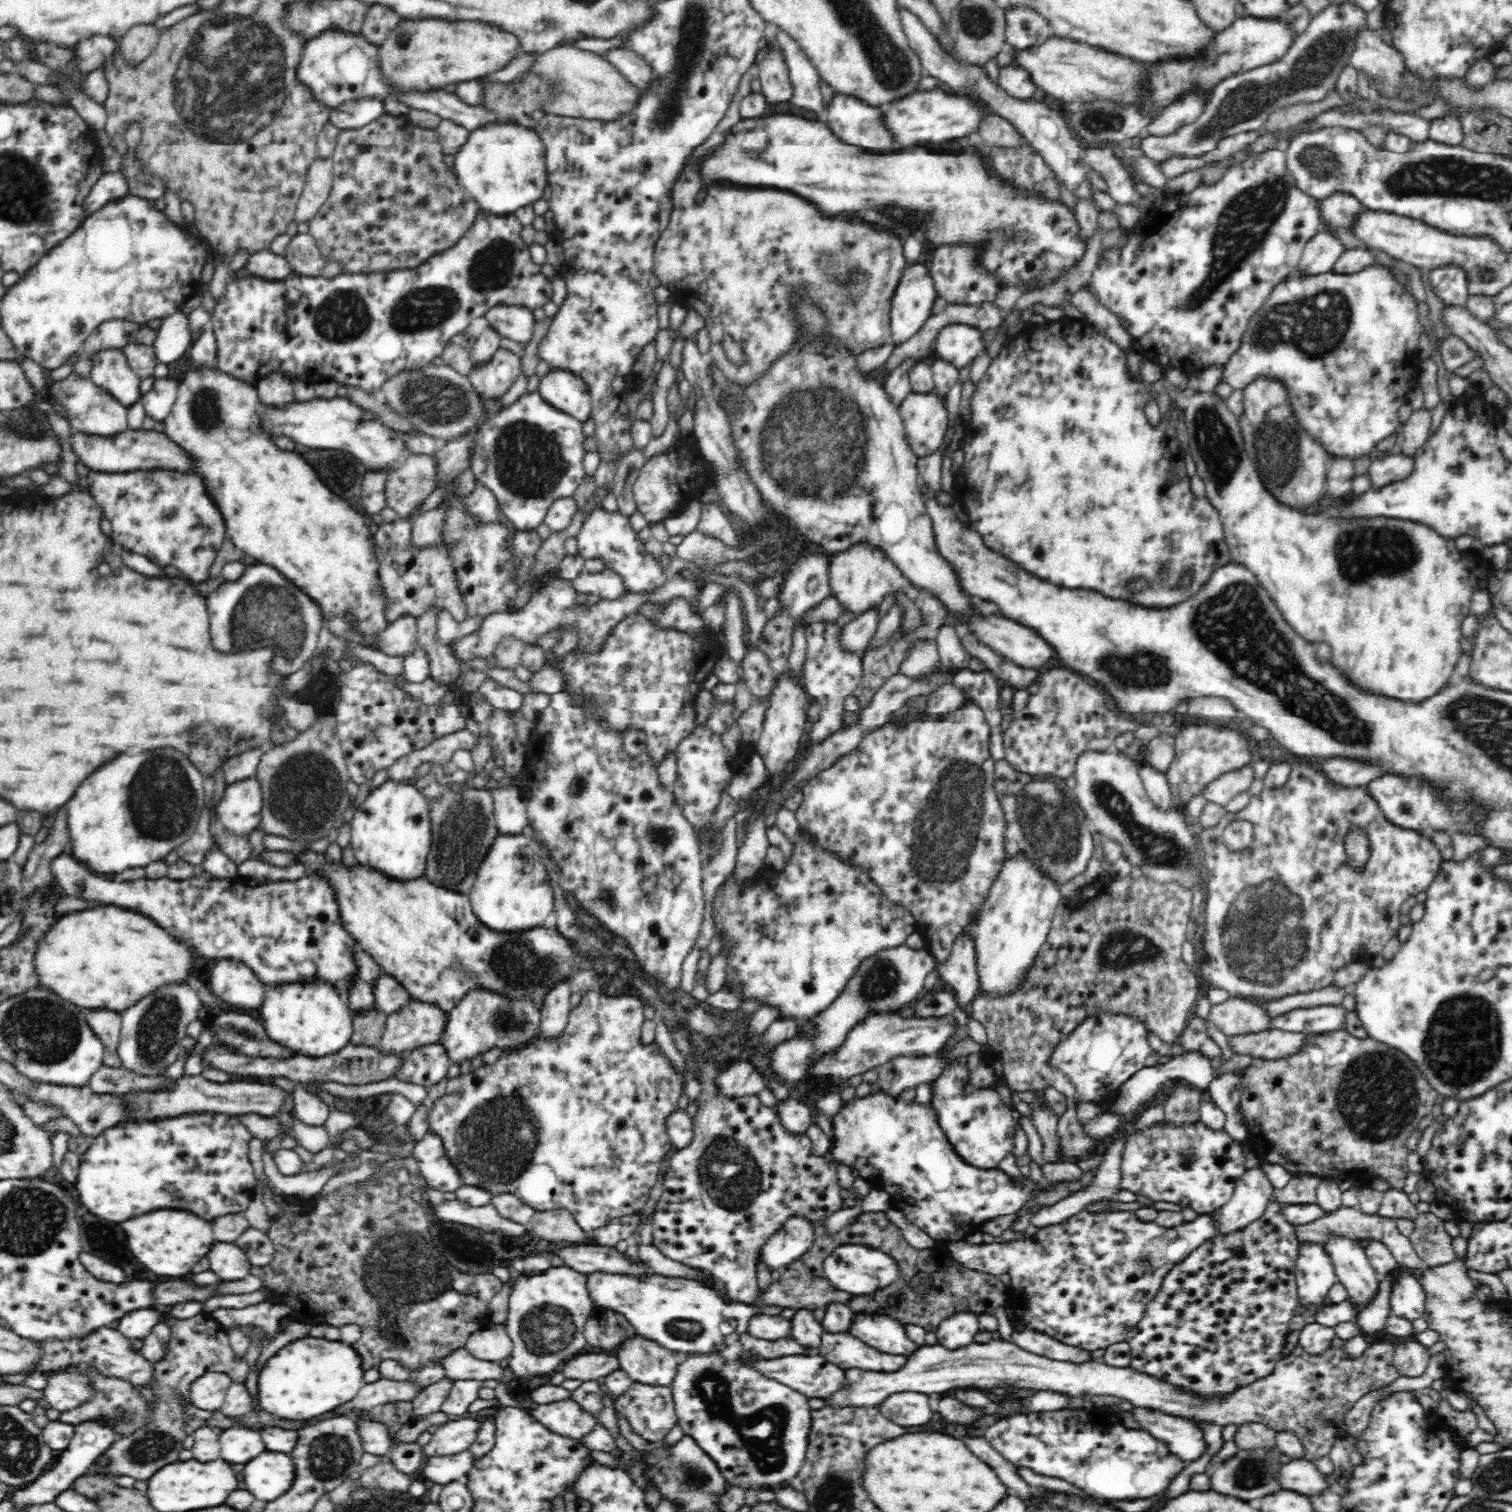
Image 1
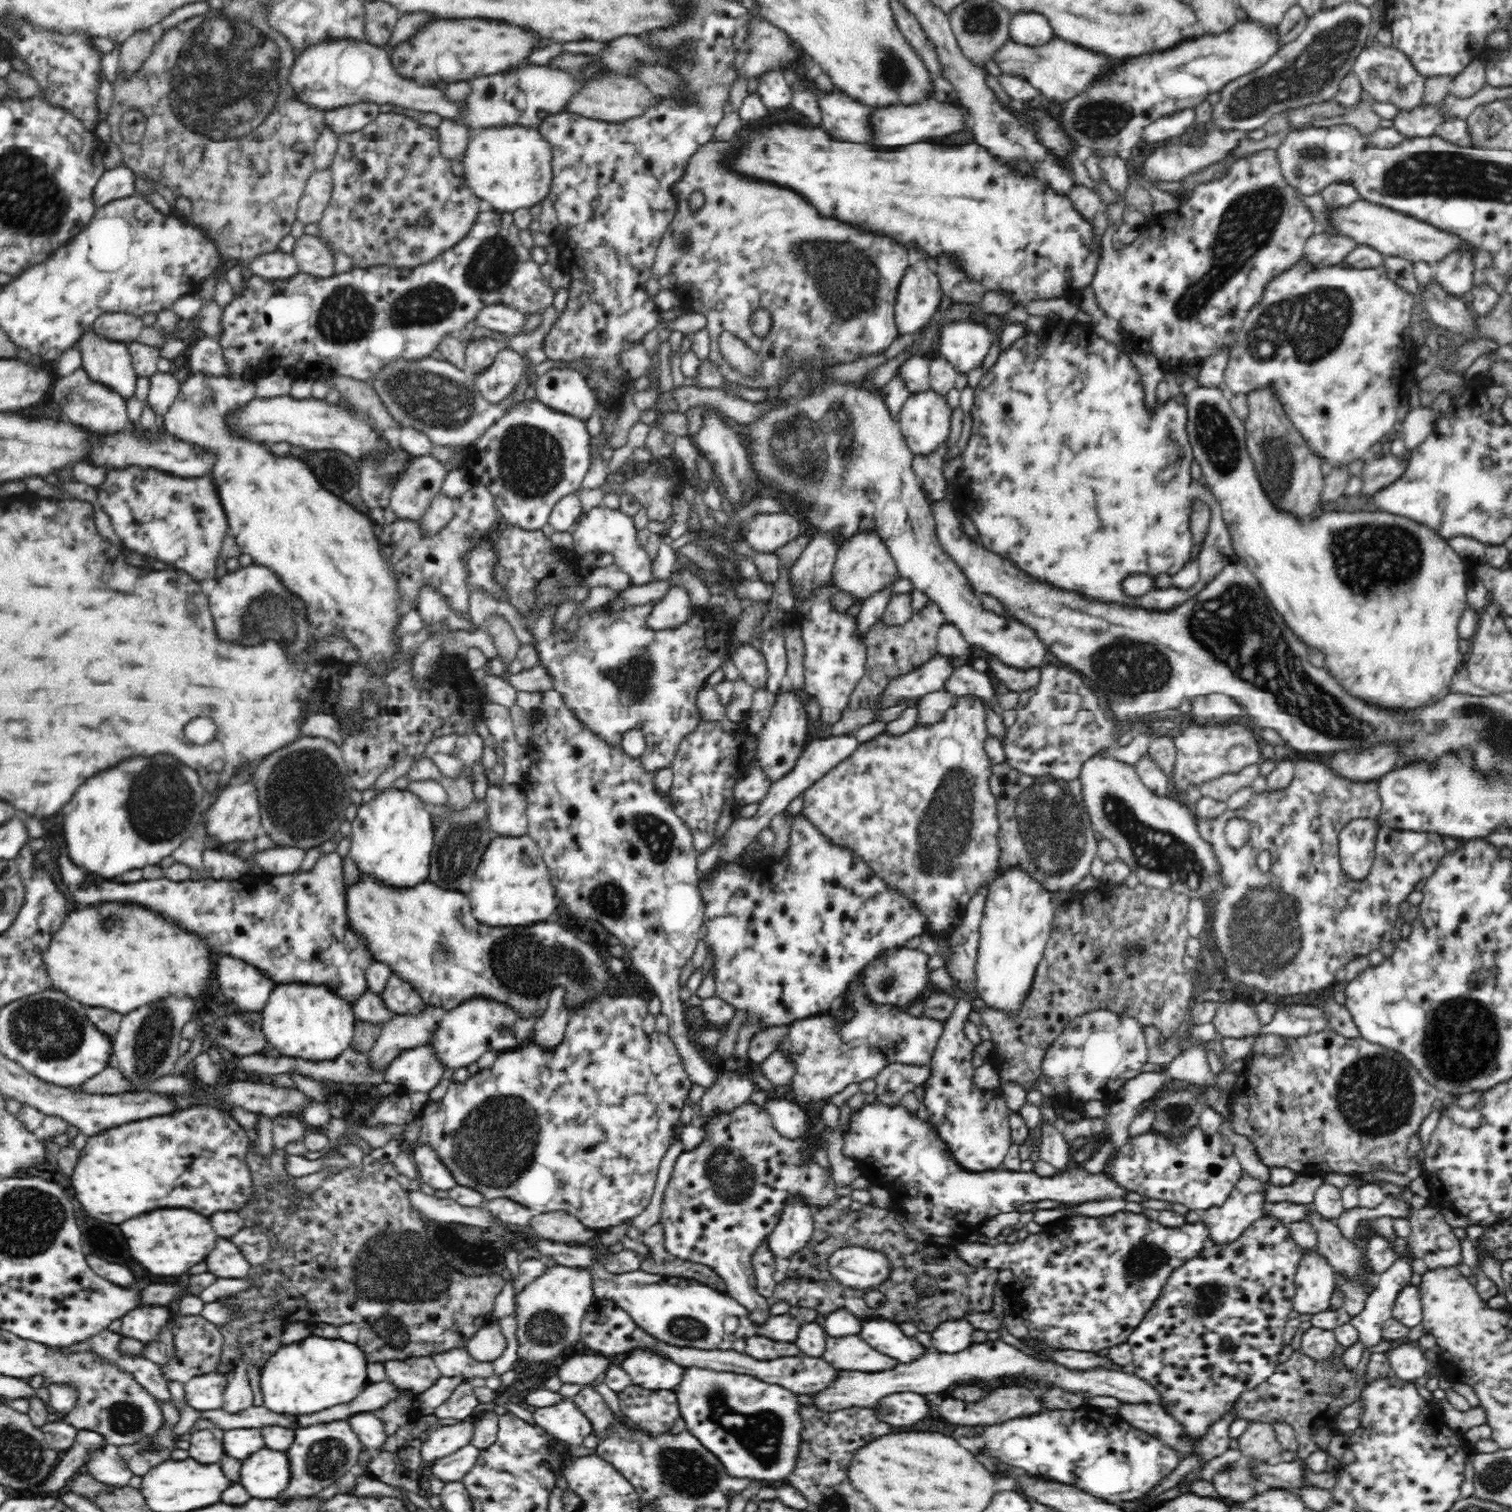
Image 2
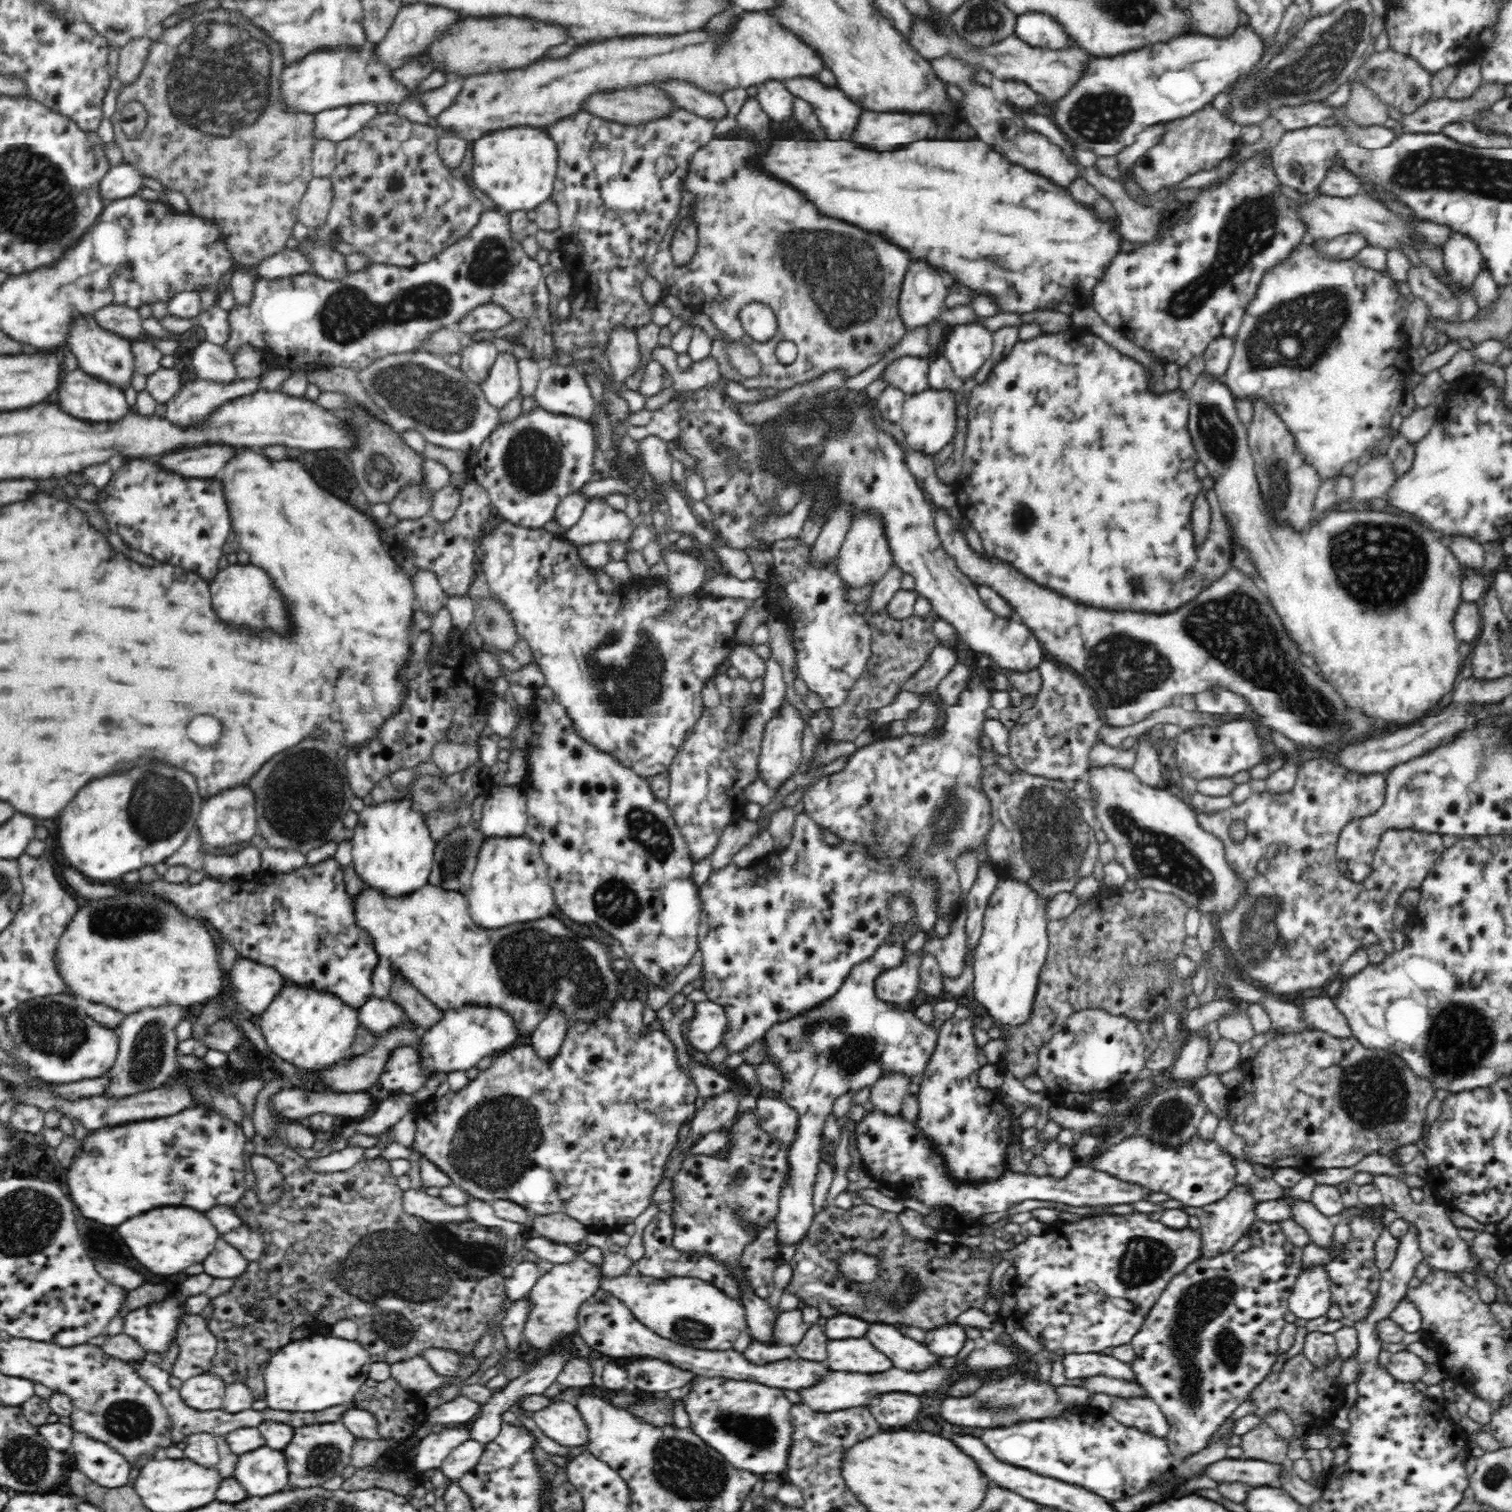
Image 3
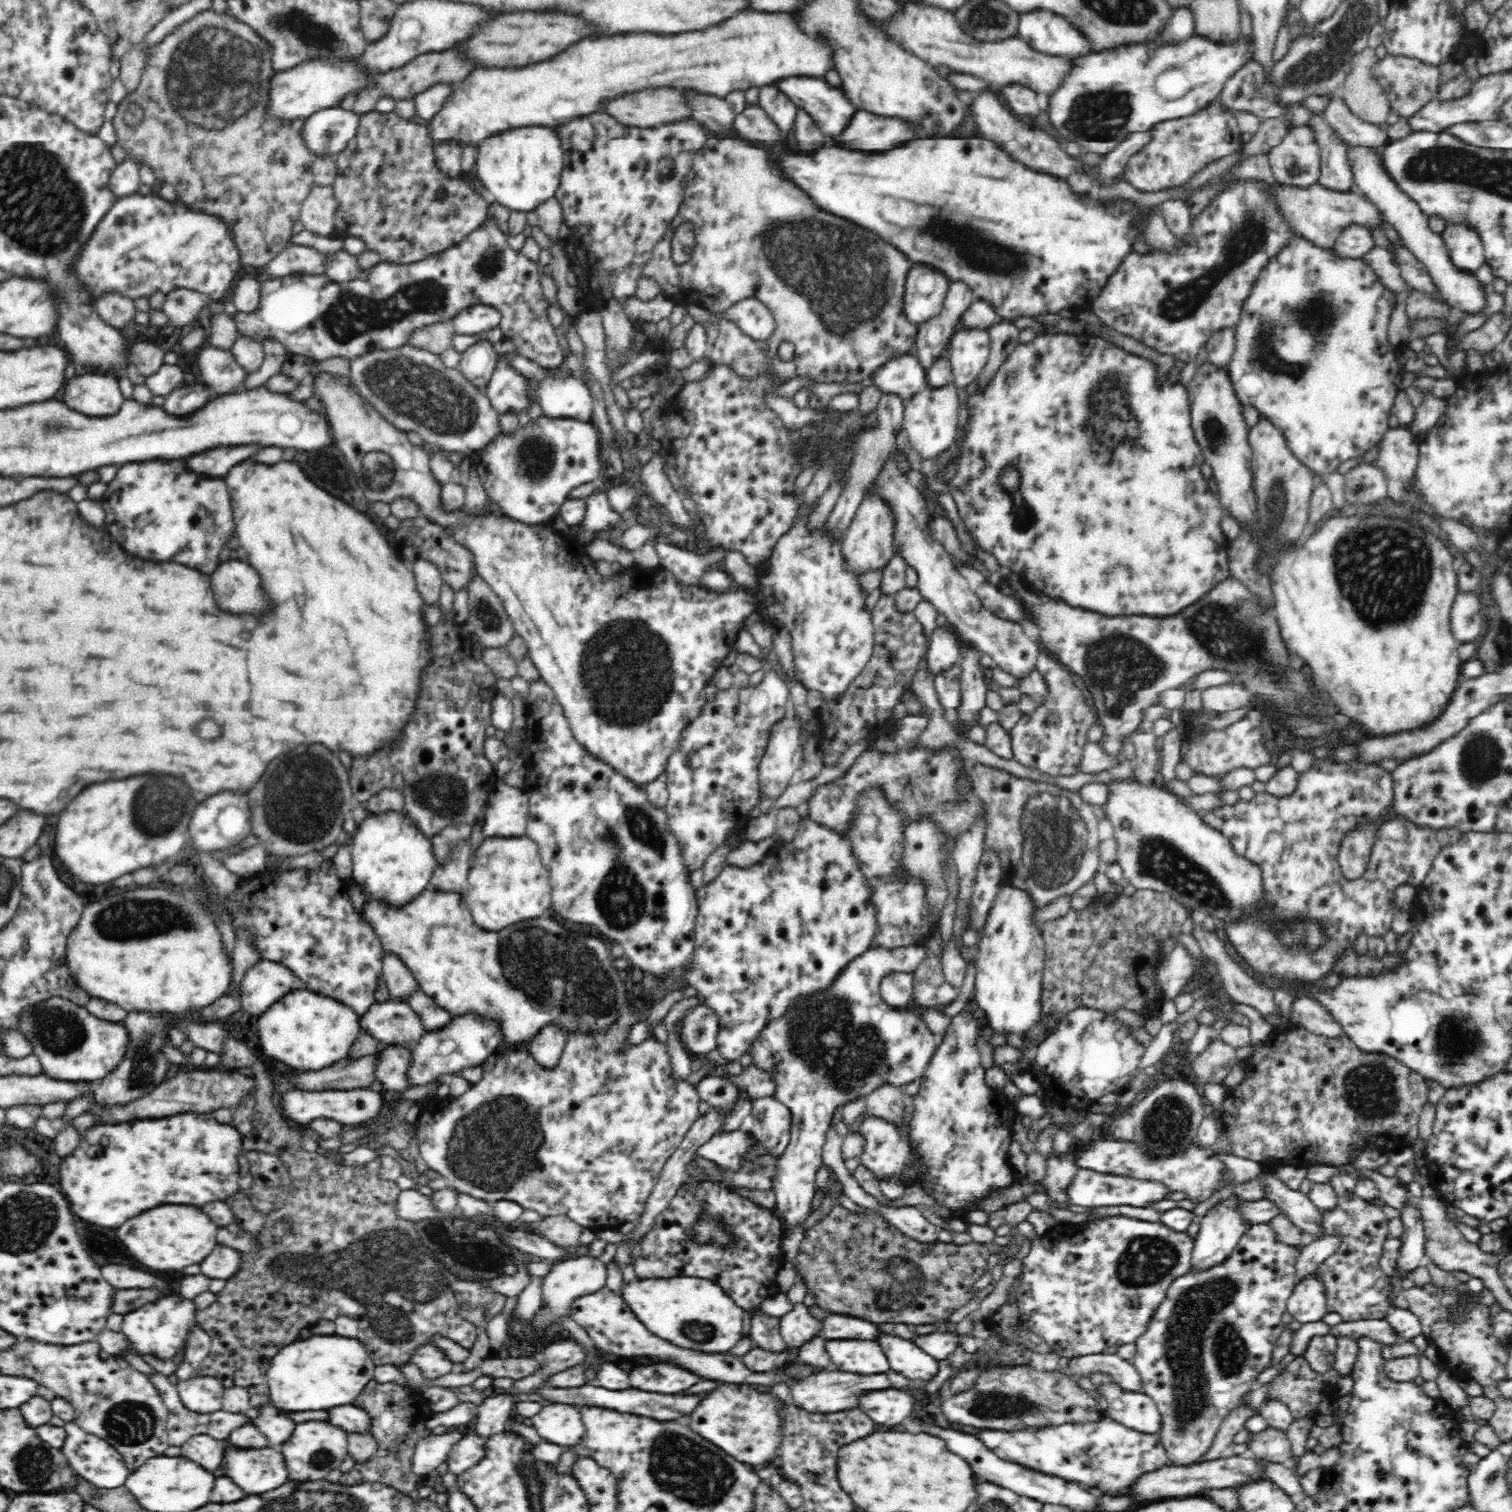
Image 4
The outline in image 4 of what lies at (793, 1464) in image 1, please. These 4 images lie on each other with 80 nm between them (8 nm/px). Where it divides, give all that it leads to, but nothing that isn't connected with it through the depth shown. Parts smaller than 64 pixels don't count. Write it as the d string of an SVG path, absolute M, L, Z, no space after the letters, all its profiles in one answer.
M716 1382L712 1390L700 1394L700 1402L690 1414L688 1425L742 1465L760 1471L767 1471L772 1464L779 1466L781 1446L785 1441L782 1402L770 1392L762 1392L756 1386Z

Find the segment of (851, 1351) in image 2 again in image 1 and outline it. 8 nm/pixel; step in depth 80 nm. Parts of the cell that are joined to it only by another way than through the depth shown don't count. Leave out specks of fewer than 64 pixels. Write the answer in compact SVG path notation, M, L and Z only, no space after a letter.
M823 1332L817 1350L822 1357L843 1370L854 1368L878 1373L898 1372L910 1358L908 1354L886 1354L874 1350L872 1346L856 1340L855 1336L846 1336L842 1332Z

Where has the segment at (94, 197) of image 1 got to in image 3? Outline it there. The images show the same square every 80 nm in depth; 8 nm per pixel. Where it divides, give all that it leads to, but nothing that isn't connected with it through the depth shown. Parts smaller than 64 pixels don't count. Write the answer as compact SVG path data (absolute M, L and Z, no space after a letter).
M129 164L110 167L99 182L99 195L106 203L134 196L142 188L142 179L138 170Z

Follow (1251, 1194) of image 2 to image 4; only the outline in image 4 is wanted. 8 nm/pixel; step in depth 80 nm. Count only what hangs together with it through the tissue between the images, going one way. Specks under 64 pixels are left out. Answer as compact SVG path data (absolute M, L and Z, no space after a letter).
M1233 1194L1230 1198L1214 1204L1204 1216L1198 1217L1197 1221L1200 1223L1200 1229L1194 1240L1192 1266L1205 1269L1215 1263L1220 1263L1236 1248L1242 1235L1251 1225L1246 1221L1244 1213L1240 1211L1242 1204L1244 1204L1244 1199Z

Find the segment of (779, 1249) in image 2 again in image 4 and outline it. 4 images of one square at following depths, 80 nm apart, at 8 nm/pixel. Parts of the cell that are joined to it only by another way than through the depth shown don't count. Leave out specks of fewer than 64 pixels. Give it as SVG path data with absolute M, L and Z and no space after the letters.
M921 944L894 948L874 946L842 970L830 991L810 998L810 1001L798 1002L796 1008L790 1009L782 1018L769 1022L761 1036L753 1042L750 1053L754 1055L754 1065L772 1071L778 1083L773 1096L792 1113L791 1140L778 1162L777 1180L774 1182L776 1204L772 1208L779 1218L784 1236L790 1234L790 1230L804 1226L814 1211L812 1206L817 1192L814 1180L818 1168L823 1164L826 1130L836 1108L866 1096L882 1083L905 1086L925 1073L939 1045L937 1036L916 1014L905 1008L891 1007L882 1001L879 982L891 972L916 971L917 966L928 956L930 953Z

